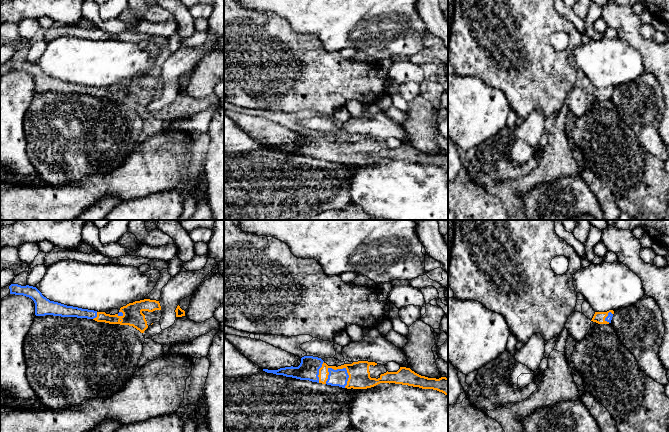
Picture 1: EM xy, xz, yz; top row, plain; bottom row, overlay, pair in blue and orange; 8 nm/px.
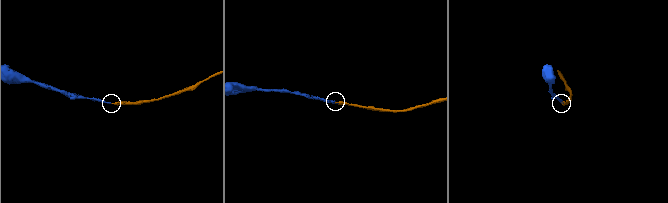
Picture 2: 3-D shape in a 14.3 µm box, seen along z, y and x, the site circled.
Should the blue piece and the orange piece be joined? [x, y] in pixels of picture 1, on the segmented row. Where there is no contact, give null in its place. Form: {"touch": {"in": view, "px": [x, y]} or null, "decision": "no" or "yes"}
{"touch": {"in": "xz", "px": [330, 368]}, "decision": "yes"}

